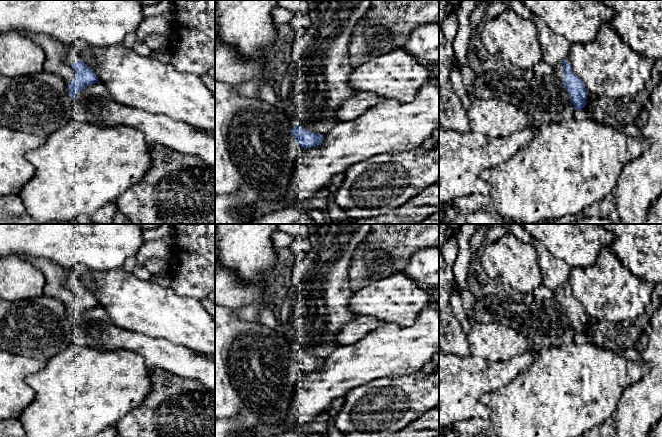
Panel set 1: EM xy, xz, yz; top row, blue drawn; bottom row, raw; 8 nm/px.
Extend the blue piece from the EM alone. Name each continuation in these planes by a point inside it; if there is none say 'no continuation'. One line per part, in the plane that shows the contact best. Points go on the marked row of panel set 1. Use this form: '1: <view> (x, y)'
1: xy (56, 52)

